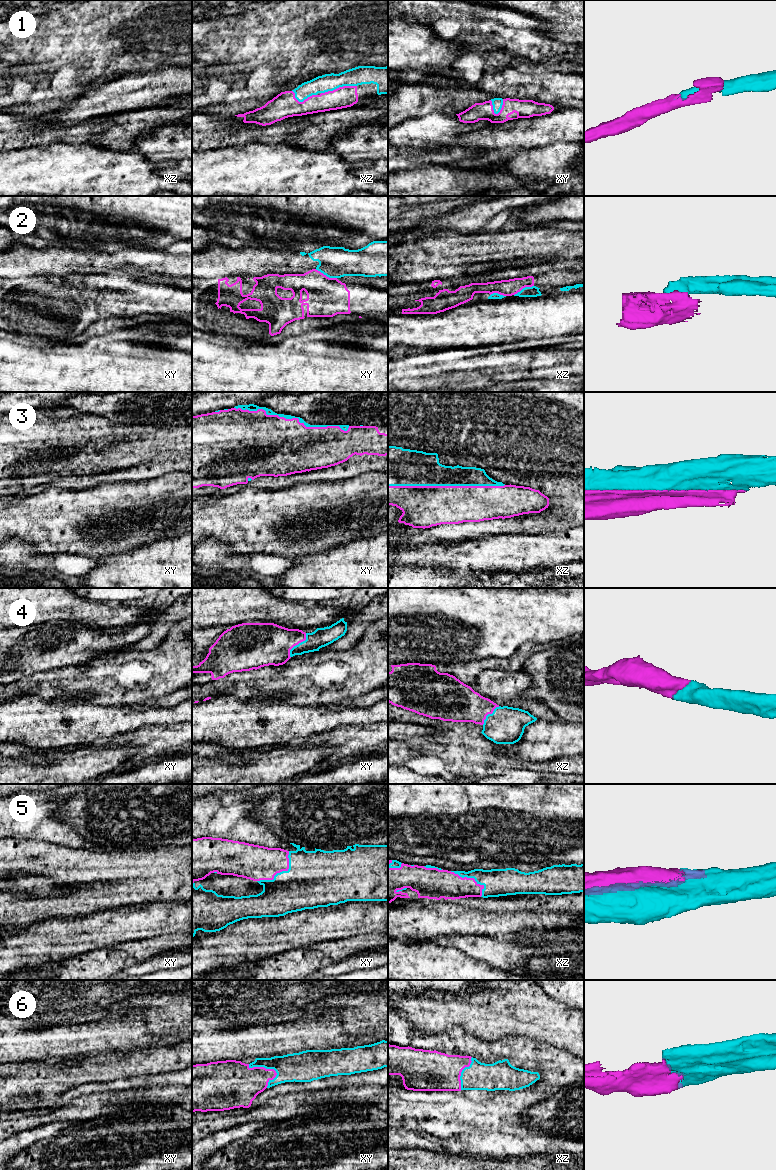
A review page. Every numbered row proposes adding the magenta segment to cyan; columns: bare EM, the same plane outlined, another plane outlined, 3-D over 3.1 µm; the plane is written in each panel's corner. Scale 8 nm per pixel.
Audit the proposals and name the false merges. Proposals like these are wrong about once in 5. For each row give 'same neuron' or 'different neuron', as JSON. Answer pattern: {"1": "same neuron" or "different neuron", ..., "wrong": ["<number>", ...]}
{"1": "same neuron", "2": "different neuron", "3": "same neuron", "4": "same neuron", "5": "same neuron", "6": "same neuron", "wrong": ["2"]}

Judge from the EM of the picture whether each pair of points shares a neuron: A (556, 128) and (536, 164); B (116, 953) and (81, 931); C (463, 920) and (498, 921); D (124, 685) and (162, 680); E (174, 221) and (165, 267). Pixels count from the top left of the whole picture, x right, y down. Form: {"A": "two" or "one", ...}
{"A": "two", "B": "two", "C": "one", "D": "one", "E": "two"}

